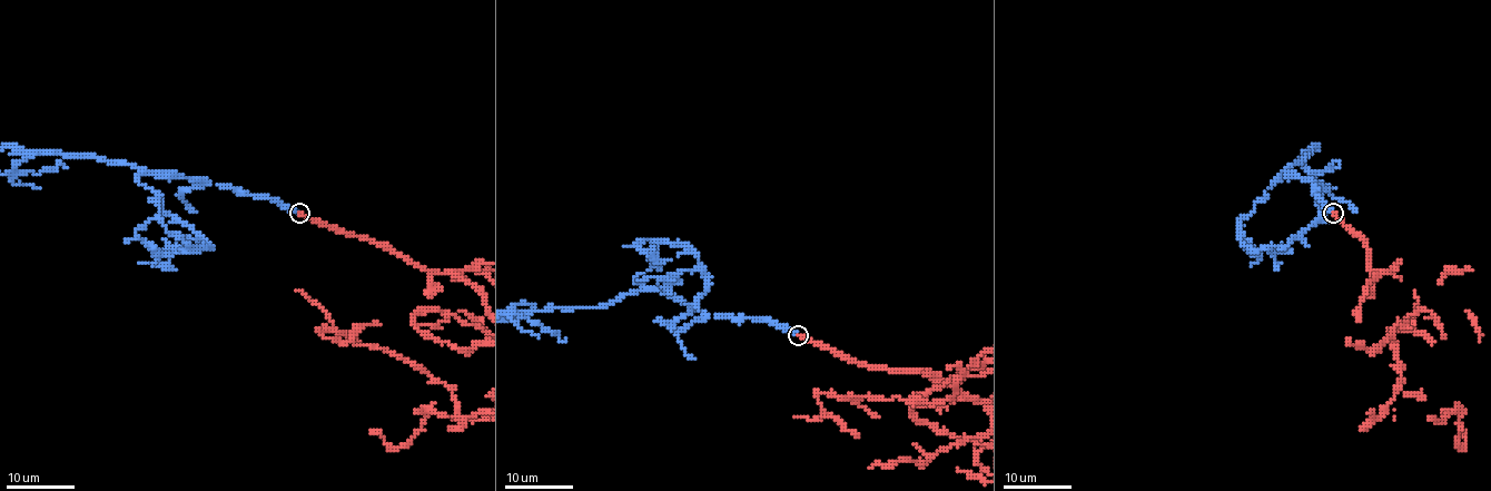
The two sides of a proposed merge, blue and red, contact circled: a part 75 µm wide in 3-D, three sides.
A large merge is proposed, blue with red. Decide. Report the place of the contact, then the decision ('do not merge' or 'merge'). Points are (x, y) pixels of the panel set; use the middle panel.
at (798, 335); merge

